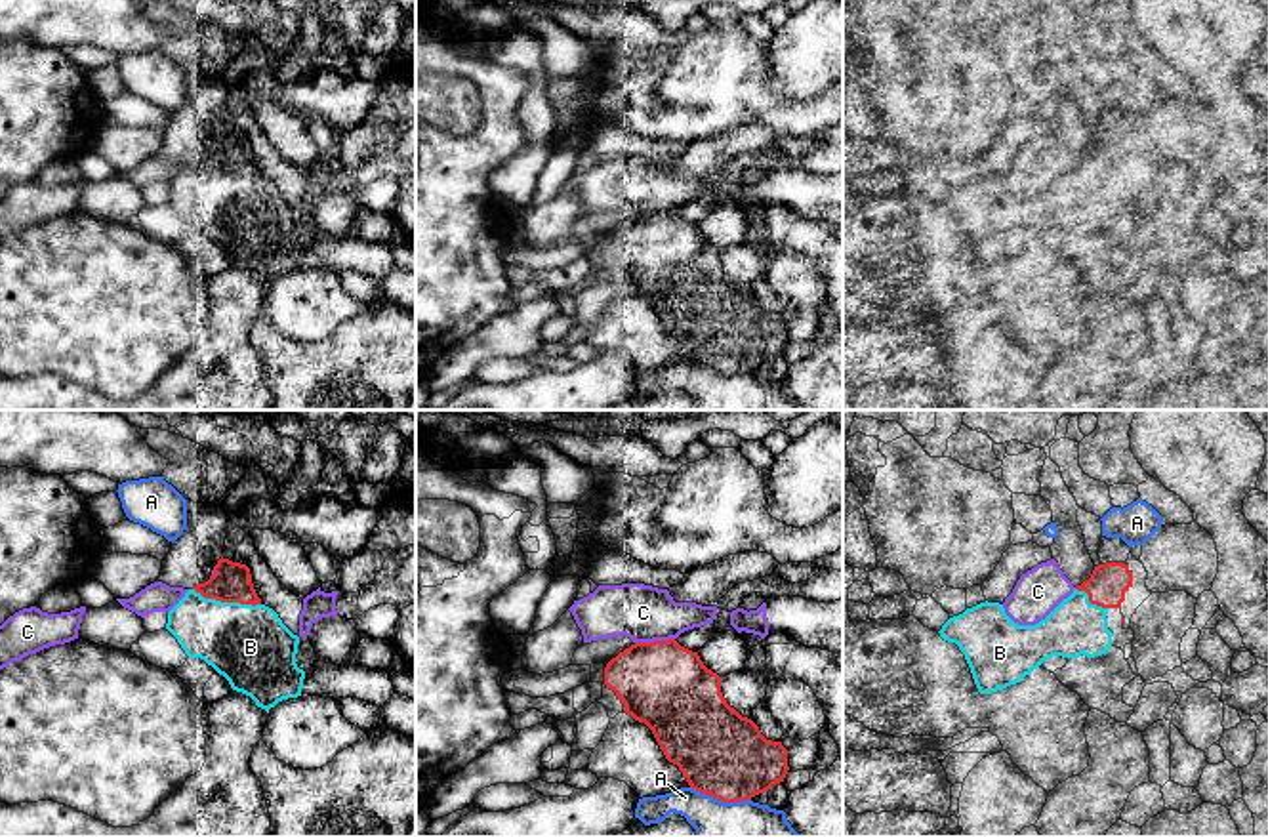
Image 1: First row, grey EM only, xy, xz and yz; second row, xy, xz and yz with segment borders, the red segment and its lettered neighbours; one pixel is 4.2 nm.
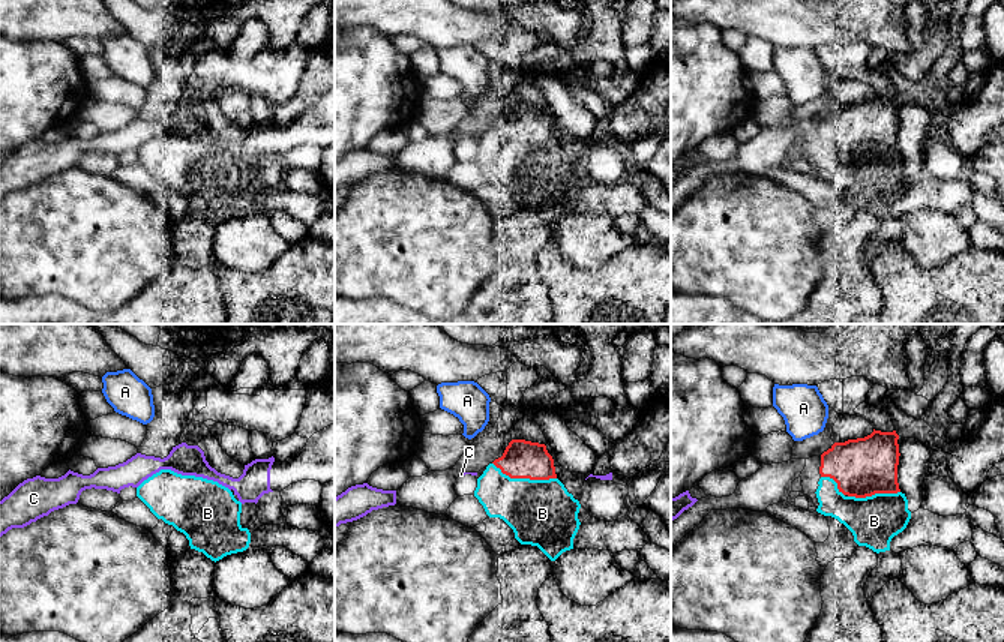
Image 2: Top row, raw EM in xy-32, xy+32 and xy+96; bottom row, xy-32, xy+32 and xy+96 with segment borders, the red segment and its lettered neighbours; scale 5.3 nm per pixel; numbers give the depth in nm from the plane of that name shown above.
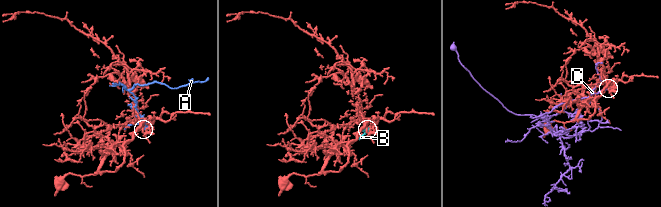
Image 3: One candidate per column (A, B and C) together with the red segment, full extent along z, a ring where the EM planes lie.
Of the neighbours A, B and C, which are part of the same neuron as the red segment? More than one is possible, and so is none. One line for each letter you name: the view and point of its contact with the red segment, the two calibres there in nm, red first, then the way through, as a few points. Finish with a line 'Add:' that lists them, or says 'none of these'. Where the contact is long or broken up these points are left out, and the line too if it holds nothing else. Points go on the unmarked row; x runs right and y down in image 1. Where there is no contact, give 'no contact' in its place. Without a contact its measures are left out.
B: meets red in xy at (227, 174); 160 nm thick on the red side, 340 nm on the other
Add: B

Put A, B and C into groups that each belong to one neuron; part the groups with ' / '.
A / B / C

